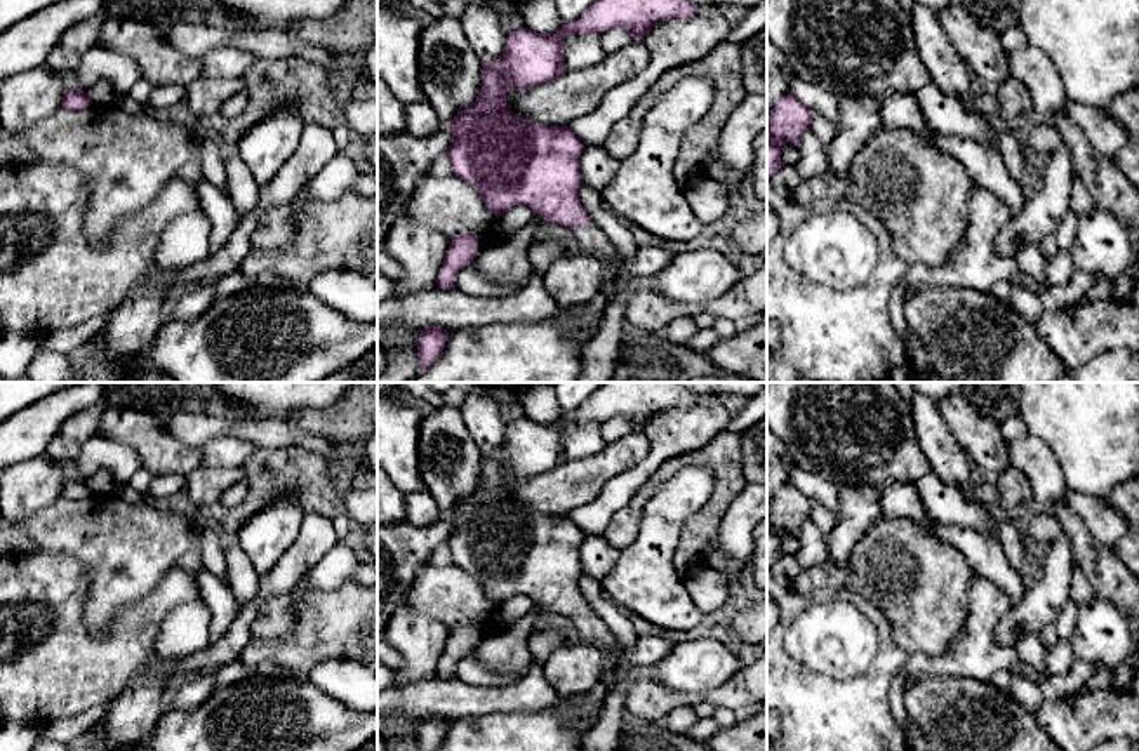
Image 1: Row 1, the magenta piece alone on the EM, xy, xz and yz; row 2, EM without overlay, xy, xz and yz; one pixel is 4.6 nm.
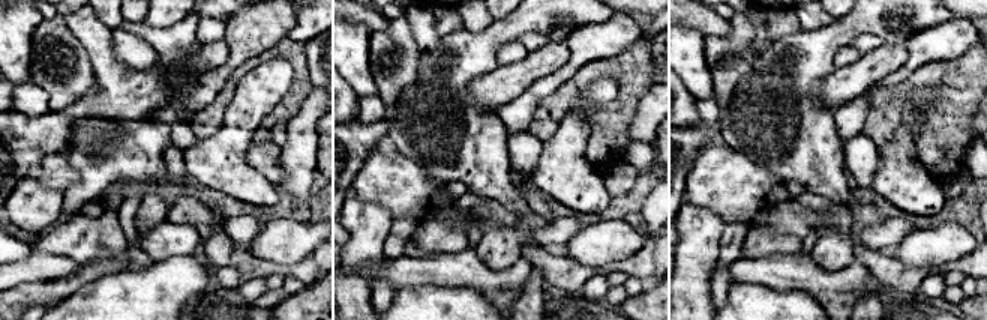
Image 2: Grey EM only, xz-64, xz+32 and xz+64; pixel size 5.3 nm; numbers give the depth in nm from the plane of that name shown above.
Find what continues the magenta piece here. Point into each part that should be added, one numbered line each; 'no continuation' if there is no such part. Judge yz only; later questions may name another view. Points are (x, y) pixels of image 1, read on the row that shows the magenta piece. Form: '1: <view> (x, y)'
no continuation

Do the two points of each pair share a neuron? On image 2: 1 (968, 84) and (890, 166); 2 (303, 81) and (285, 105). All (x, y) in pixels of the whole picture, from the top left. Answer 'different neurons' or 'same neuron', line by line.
1: different neurons
2: same neuron

